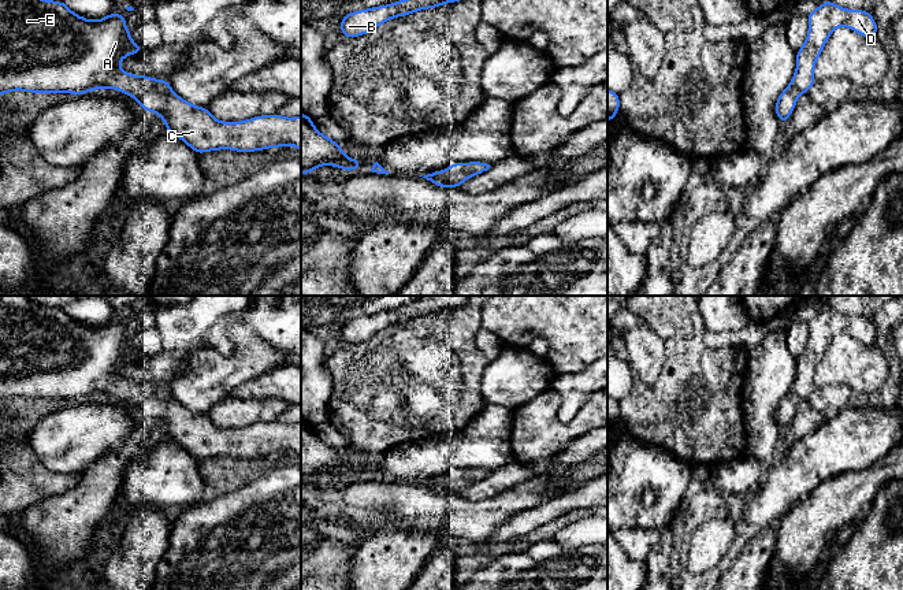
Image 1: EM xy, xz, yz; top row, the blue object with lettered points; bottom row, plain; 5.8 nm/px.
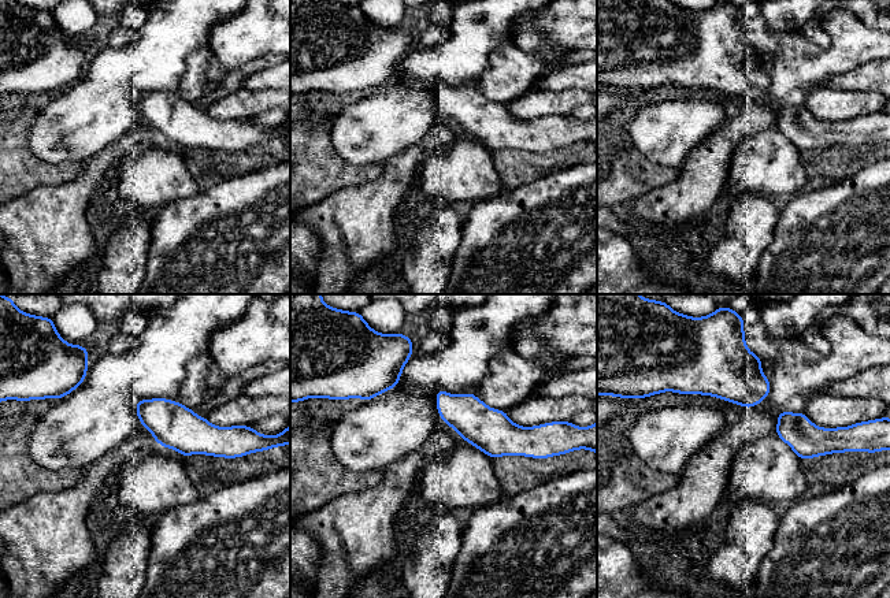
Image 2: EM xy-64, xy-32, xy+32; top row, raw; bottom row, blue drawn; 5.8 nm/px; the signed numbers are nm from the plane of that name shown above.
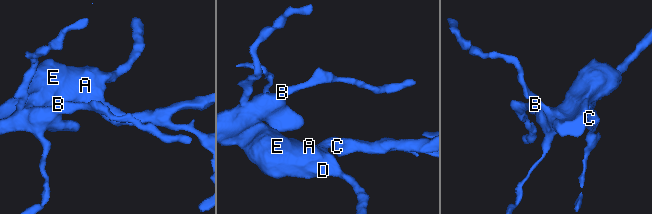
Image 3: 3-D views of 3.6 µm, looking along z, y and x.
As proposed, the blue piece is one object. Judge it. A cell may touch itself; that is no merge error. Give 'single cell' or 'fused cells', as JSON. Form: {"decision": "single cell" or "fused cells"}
{"decision": "single cell"}

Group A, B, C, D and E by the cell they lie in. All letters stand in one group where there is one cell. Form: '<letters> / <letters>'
A B C D E

